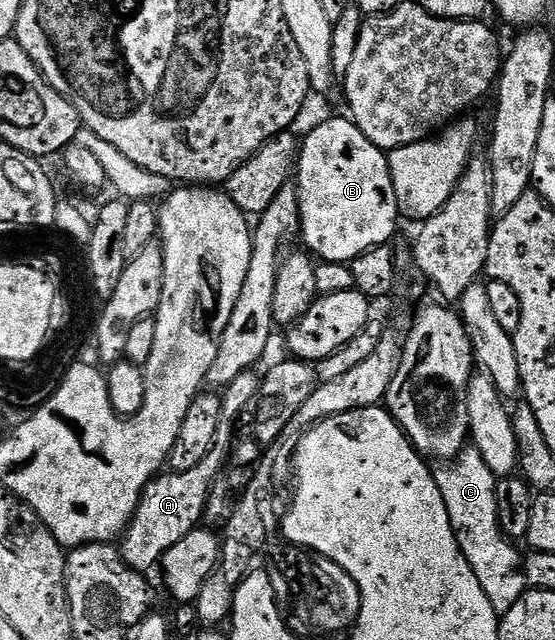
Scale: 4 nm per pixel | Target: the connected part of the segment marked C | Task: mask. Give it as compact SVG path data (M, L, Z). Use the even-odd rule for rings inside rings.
M467 446L456 458L441 464L434 471L434 480L444 497L444 509L448 509L448 521L456 533L456 541L484 589L484 597L492 601L492 609L499 617L506 615L516 601L528 590L524 559L513 542L502 534L500 521L496 517L496 485L499 476L484 465L484 457L474 446Z

